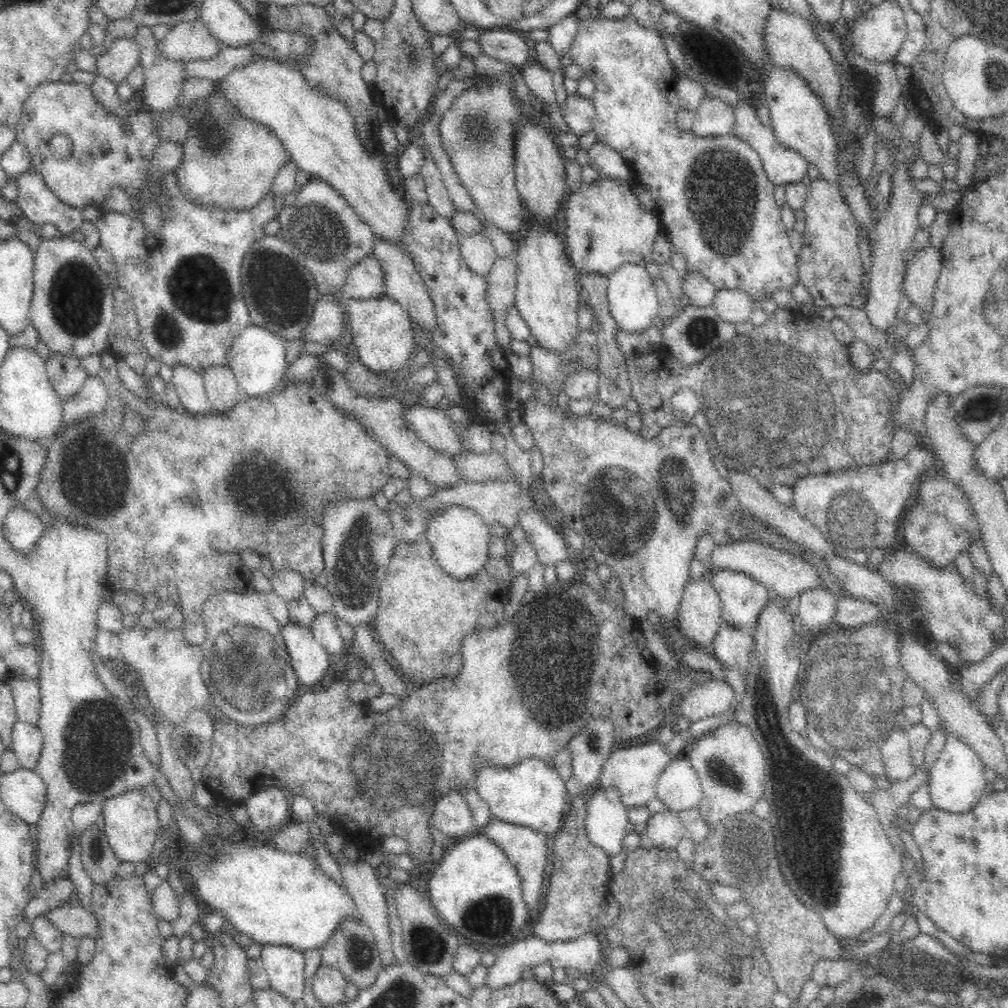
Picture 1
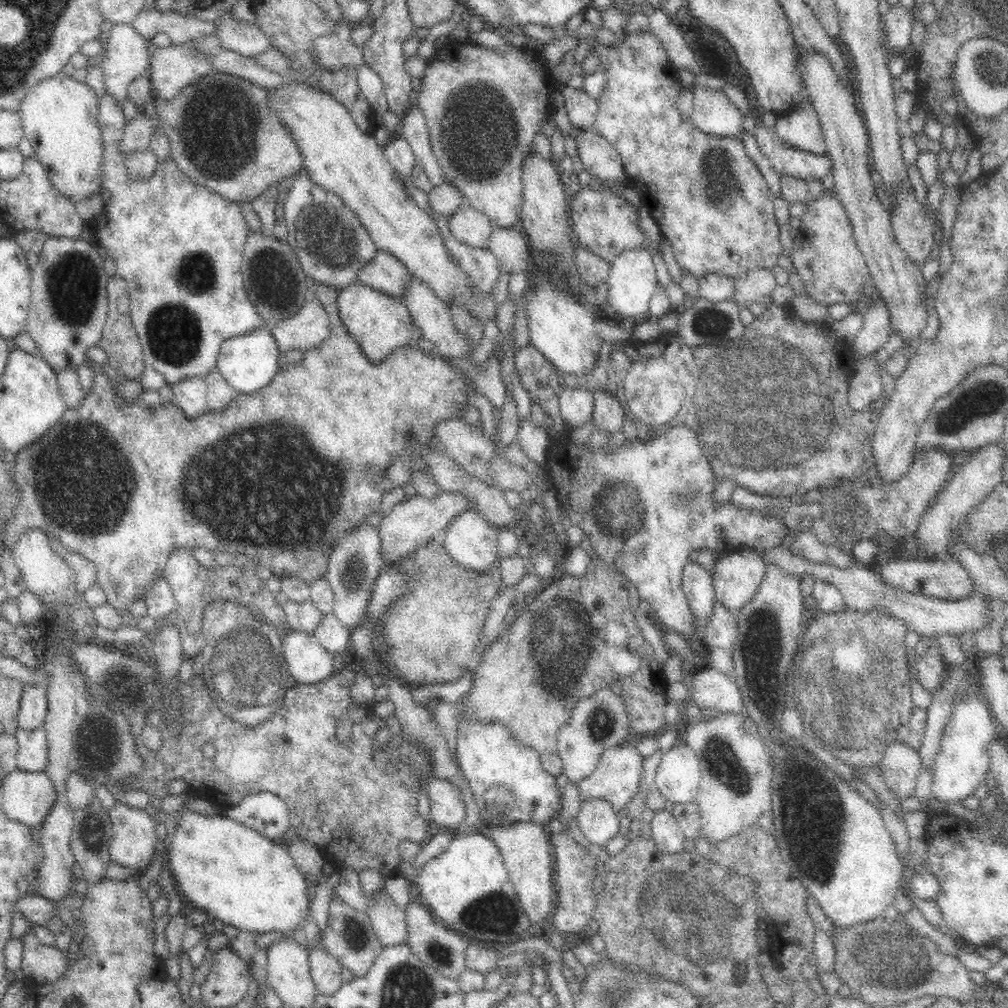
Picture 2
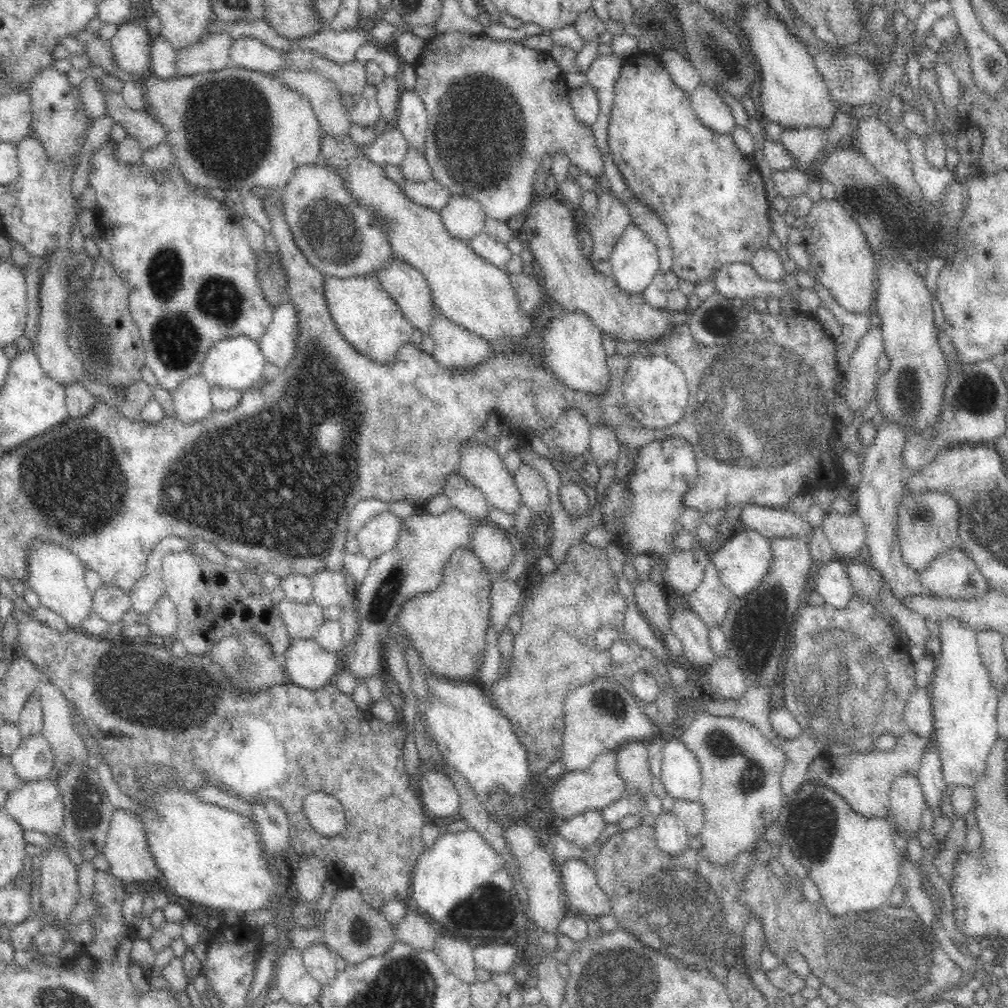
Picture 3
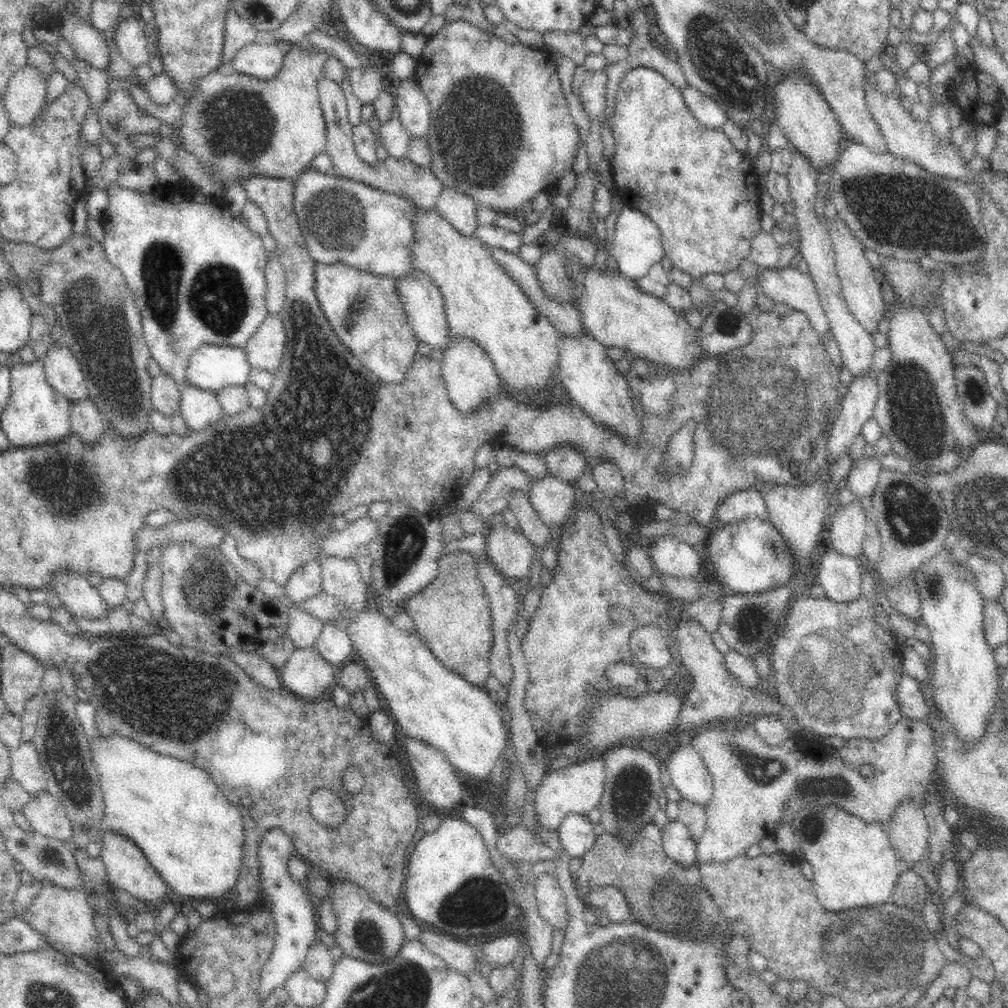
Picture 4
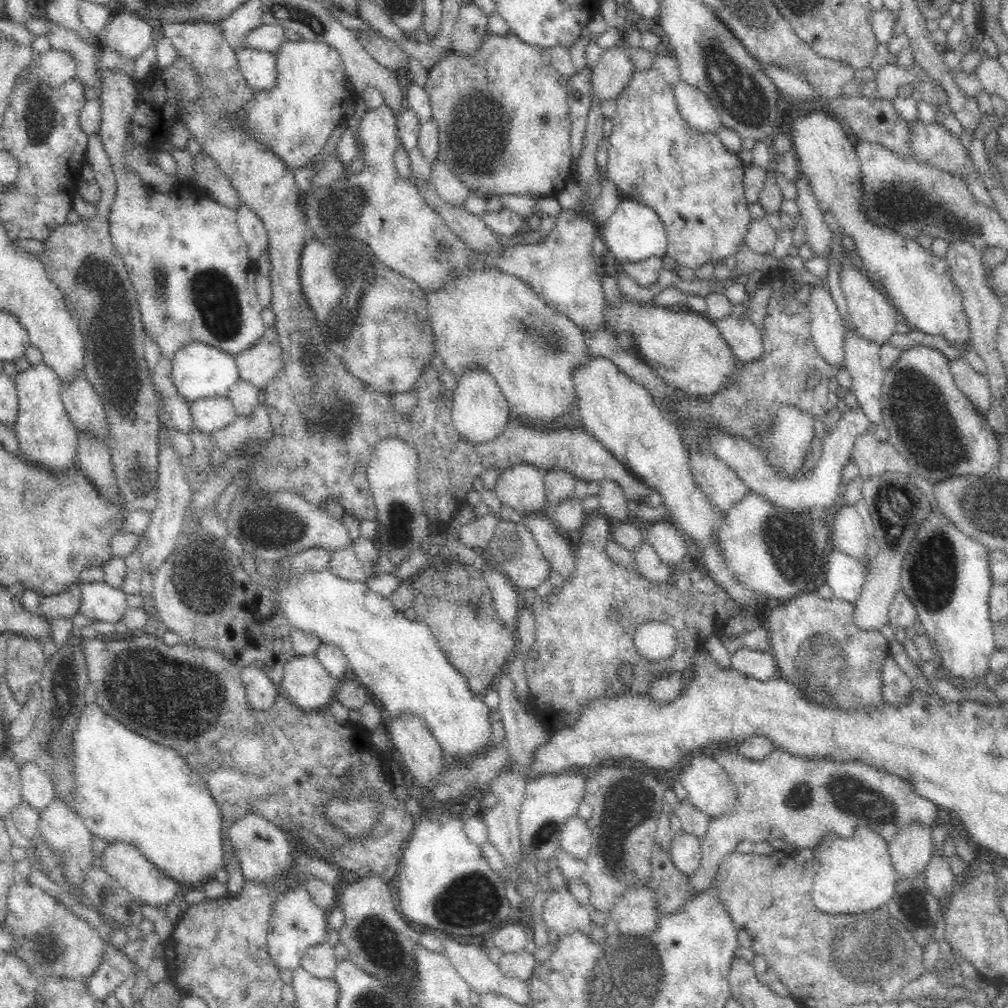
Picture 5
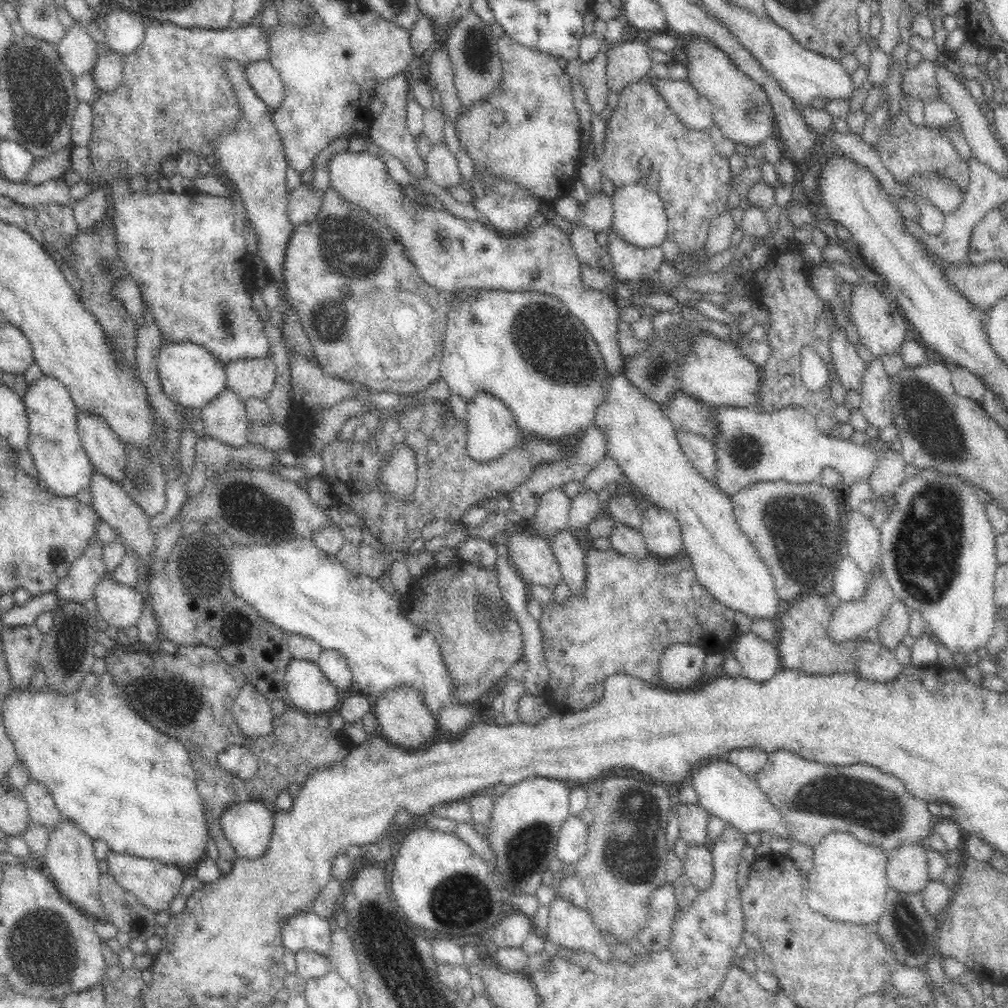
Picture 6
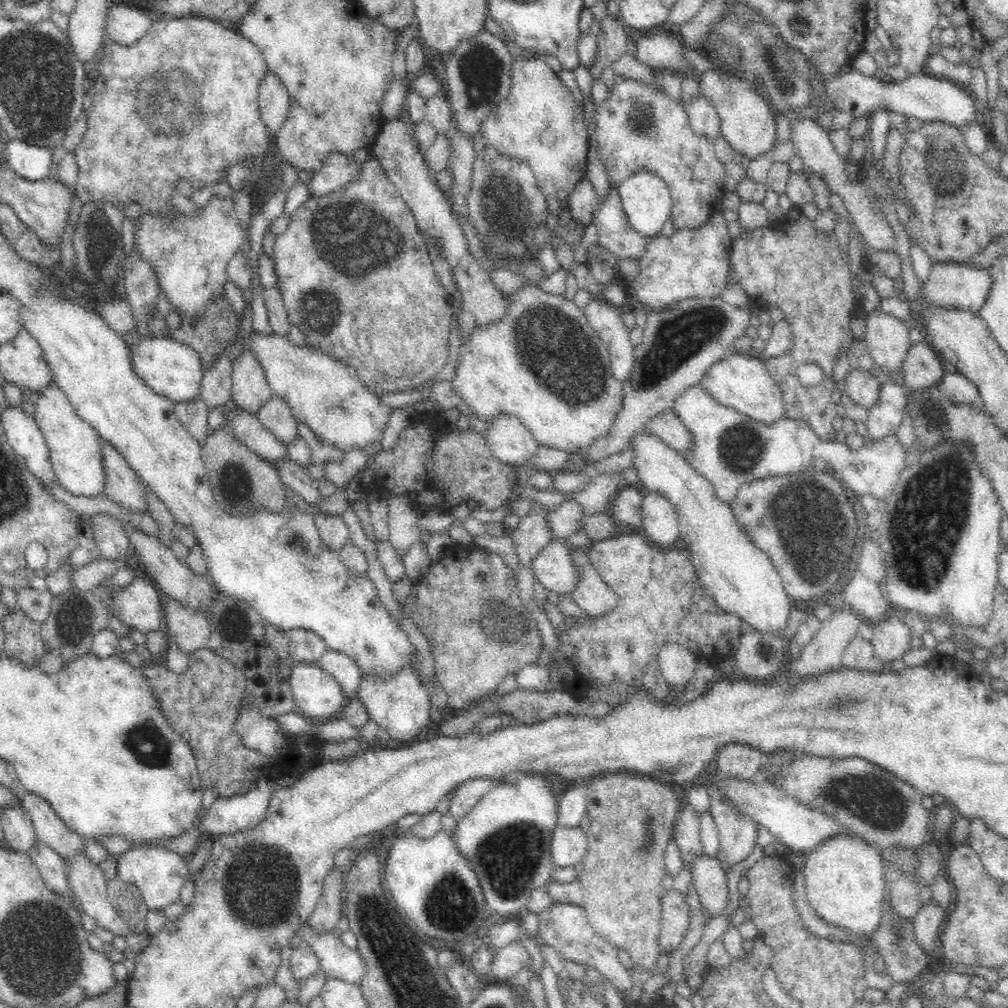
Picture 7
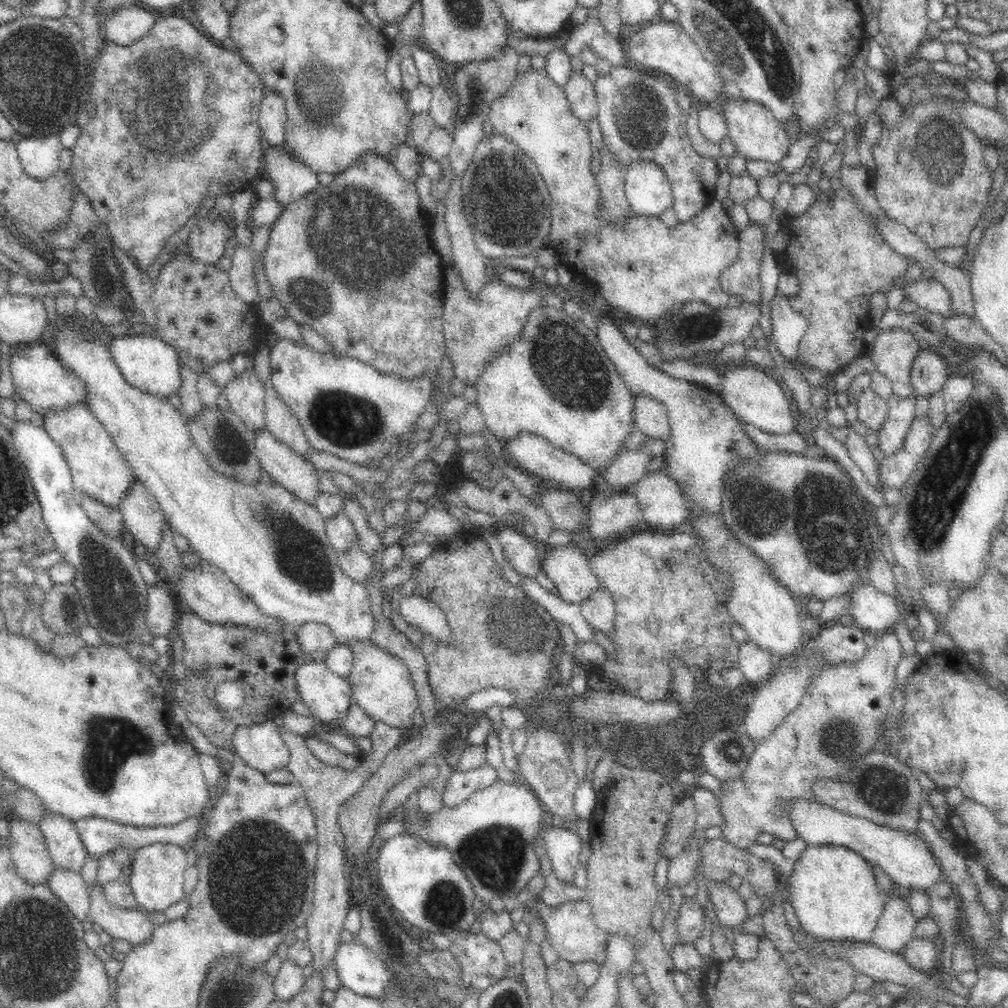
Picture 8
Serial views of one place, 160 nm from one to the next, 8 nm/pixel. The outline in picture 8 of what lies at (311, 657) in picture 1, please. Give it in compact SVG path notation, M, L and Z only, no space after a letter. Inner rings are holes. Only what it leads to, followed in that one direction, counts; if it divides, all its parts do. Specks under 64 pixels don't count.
M313 658L298 666L294 688L316 721L341 720L352 703L350 683L330 672L324 661Z

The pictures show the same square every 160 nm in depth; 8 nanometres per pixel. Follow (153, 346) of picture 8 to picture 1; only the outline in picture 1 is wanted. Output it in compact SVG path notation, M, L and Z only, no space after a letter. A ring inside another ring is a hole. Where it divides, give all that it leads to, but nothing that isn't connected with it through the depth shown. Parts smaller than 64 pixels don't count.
M249 325L240 334L234 348L228 352L227 364L232 369L244 398L264 398L281 386L289 366L286 352L286 342L264 328Z

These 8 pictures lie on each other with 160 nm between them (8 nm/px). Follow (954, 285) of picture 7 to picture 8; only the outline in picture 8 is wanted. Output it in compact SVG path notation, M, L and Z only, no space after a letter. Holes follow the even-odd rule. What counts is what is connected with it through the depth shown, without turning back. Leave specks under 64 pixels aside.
M920 279L906 288L906 298L912 299L918 308L936 314L943 319L954 318L950 291L934 279Z

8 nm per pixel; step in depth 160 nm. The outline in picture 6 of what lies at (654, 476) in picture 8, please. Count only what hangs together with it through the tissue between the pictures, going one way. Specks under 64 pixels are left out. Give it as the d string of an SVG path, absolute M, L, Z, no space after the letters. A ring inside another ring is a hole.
M655 505L648 507L639 531L655 556L676 558L683 553L681 528L670 512Z

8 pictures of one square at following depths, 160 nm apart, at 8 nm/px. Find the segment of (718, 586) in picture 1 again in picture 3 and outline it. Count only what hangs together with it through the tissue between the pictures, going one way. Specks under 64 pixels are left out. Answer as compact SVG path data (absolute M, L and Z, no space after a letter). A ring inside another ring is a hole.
M748 528L730 536L710 557L710 562L717 569L720 582L728 588L734 599L742 598L744 594L753 591L762 582L762 578L769 572L772 560L770 540L757 530Z

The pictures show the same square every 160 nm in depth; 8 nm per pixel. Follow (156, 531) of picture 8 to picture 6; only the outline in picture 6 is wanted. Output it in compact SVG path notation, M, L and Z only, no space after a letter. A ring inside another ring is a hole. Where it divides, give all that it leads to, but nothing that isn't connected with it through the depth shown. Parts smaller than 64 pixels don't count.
M79 410L77 430L91 464L102 474L123 484L126 449L120 437L110 429L108 421L98 413Z

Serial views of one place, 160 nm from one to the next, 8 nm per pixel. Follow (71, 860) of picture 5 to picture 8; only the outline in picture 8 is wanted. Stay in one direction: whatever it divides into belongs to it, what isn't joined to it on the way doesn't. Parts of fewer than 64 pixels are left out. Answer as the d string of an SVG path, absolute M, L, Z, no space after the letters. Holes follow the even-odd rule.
M92 879L94 884L92 888L88 888L89 892L89 912L92 924L96 923L101 928L101 931L110 934L111 938L120 938L128 940L130 945L142 944L150 938L152 930L154 930L154 924L148 920L147 915L142 910L132 910L127 912L125 909L113 906L107 899L106 894L103 891L103 885L100 884L97 879Z

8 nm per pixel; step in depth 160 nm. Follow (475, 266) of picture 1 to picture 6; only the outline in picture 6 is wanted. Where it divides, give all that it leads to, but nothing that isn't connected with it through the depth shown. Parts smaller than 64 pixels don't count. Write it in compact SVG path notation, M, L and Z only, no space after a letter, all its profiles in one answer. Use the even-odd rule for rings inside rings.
M445 144L433 146L425 158L427 176L430 180L451 193L453 188L466 184L458 160Z

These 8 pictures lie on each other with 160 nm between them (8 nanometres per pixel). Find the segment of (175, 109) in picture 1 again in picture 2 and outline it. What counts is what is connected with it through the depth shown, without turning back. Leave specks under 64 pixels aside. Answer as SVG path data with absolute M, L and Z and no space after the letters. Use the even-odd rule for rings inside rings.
M62 72L48 80L42 80L42 83L26 92L18 117L23 137L31 142L36 157L48 171L50 183L58 189L58 193L76 204L91 194L102 192L101 170L105 154L97 111L97 95L88 84L76 82L72 76L65 76Z

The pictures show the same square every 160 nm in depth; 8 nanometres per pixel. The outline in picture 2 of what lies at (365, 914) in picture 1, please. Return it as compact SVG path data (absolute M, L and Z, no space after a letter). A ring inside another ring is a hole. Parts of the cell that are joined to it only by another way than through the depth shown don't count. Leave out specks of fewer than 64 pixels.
M374 890L364 912L383 949L406 942L405 910L398 910L387 893Z

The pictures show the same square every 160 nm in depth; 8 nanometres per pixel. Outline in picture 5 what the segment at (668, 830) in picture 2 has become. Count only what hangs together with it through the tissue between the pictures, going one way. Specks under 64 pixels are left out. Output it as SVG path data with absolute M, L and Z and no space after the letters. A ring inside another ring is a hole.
M682 830L679 834L673 835L668 851L672 862L682 874L694 874L701 863L699 840Z

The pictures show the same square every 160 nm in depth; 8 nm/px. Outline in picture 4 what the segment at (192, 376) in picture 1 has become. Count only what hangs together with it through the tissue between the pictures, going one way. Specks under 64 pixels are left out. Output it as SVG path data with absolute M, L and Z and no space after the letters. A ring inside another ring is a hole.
M189 383L180 387L178 410L189 431L202 431L224 416L216 393Z

